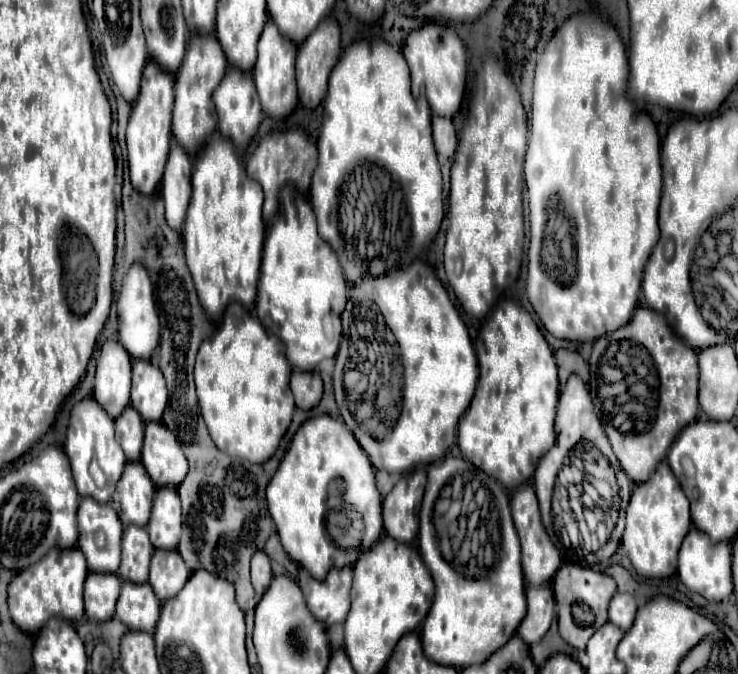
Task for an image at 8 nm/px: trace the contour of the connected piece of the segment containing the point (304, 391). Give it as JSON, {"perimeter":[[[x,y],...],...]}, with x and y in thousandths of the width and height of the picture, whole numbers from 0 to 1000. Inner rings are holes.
{"perimeter":[[[398,549],[396,564],[393,564],[393,576],[396,576],[396,585],[401,591],[404,605],[412,605],[412,608],[425,605],[436,591],[434,552],[431,549],[423,549],[423,552]]]}

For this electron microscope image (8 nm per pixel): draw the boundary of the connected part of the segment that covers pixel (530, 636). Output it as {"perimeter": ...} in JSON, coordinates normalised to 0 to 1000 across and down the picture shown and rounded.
{"perimeter":[[[743,866],[734,869],[713,869],[713,887],[715,887],[715,911],[710,923],[702,929],[705,947],[710,953],[721,955],[729,953],[745,932],[751,920],[751,881]]]}

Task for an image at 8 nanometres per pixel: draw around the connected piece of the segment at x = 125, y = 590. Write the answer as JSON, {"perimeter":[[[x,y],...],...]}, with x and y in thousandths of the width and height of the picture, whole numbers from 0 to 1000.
{"perimeter":[[[165,864],[163,887],[157,896],[157,914],[176,935],[209,938],[209,929],[217,914],[217,890],[211,887],[206,869],[201,869],[201,864]]]}

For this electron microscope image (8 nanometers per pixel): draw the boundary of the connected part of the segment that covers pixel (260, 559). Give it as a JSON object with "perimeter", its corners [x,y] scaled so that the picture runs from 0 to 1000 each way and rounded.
{"perimeter":[[[350,816],[341,825],[341,869],[347,875],[347,884],[352,887],[360,872],[369,864],[369,846],[366,846],[366,828],[360,825],[358,816]]]}

